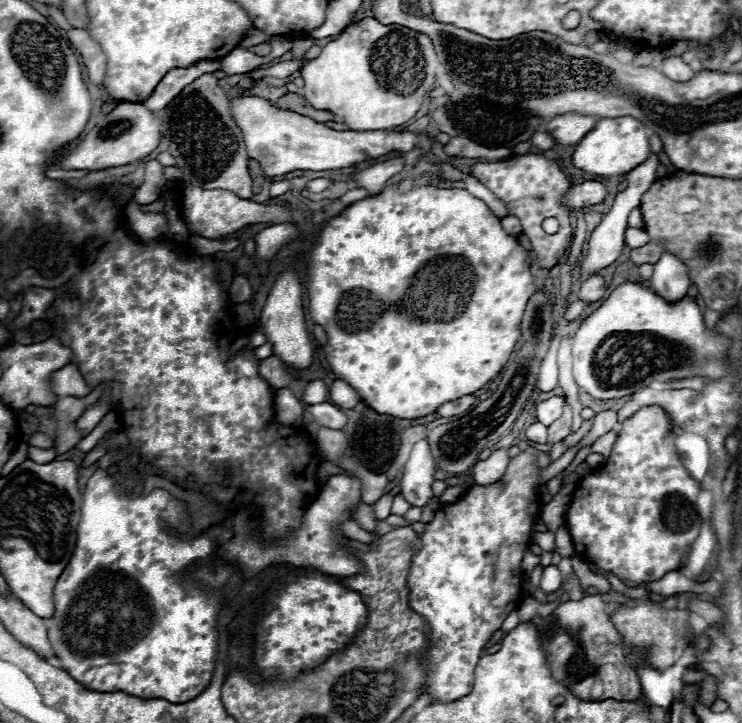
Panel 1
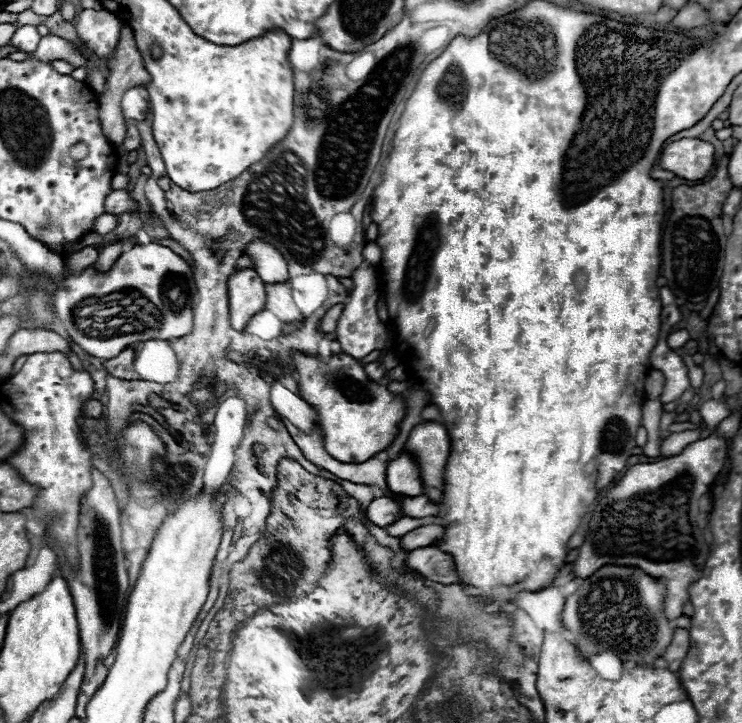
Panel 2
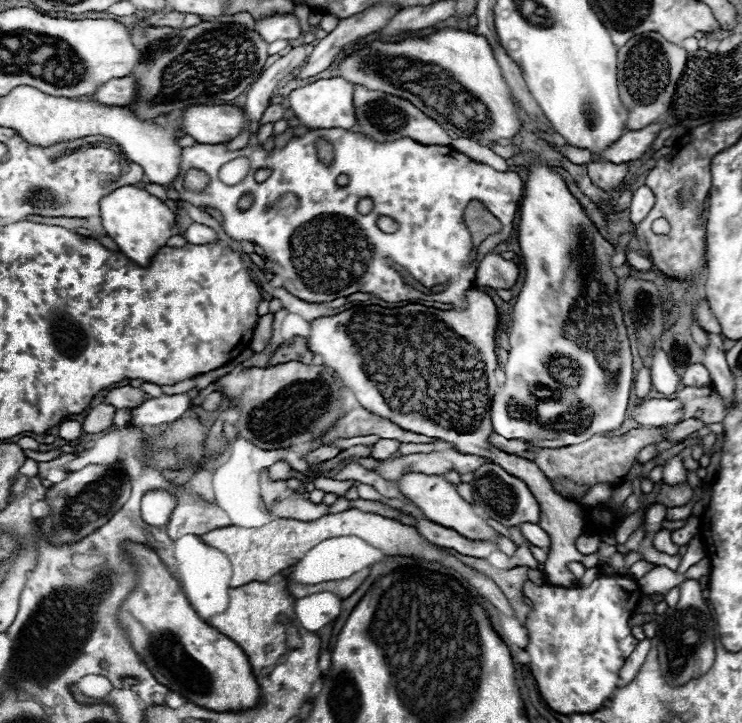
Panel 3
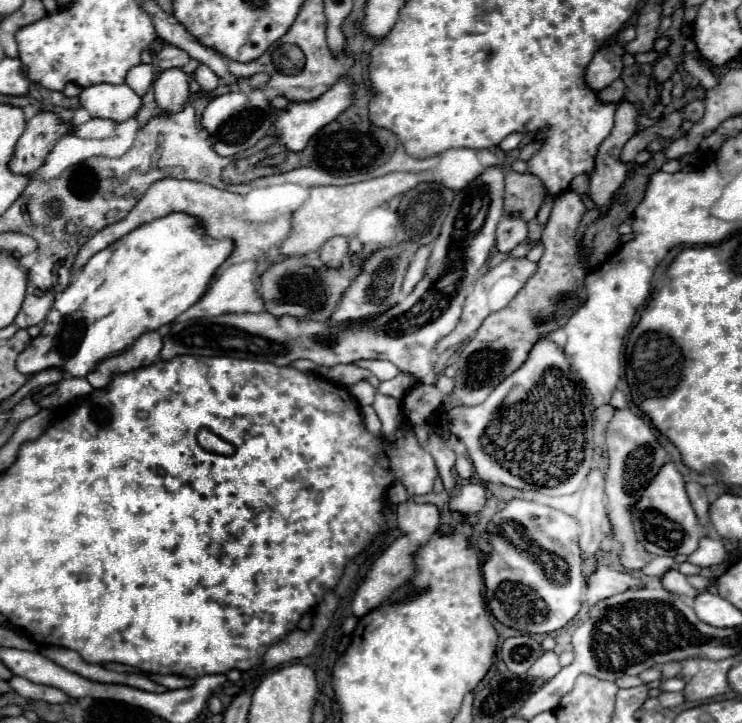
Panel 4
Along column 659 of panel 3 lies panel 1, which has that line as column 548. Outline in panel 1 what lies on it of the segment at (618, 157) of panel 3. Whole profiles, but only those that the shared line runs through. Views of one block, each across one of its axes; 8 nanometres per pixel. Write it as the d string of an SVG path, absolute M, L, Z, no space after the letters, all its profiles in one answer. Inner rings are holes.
M564 114L564 116L556 116L552 118L544 132L548 132L556 144L560 146L574 146L580 142L580 138L584 138L586 132L590 132L596 124L596 116L580 116L580 114Z

